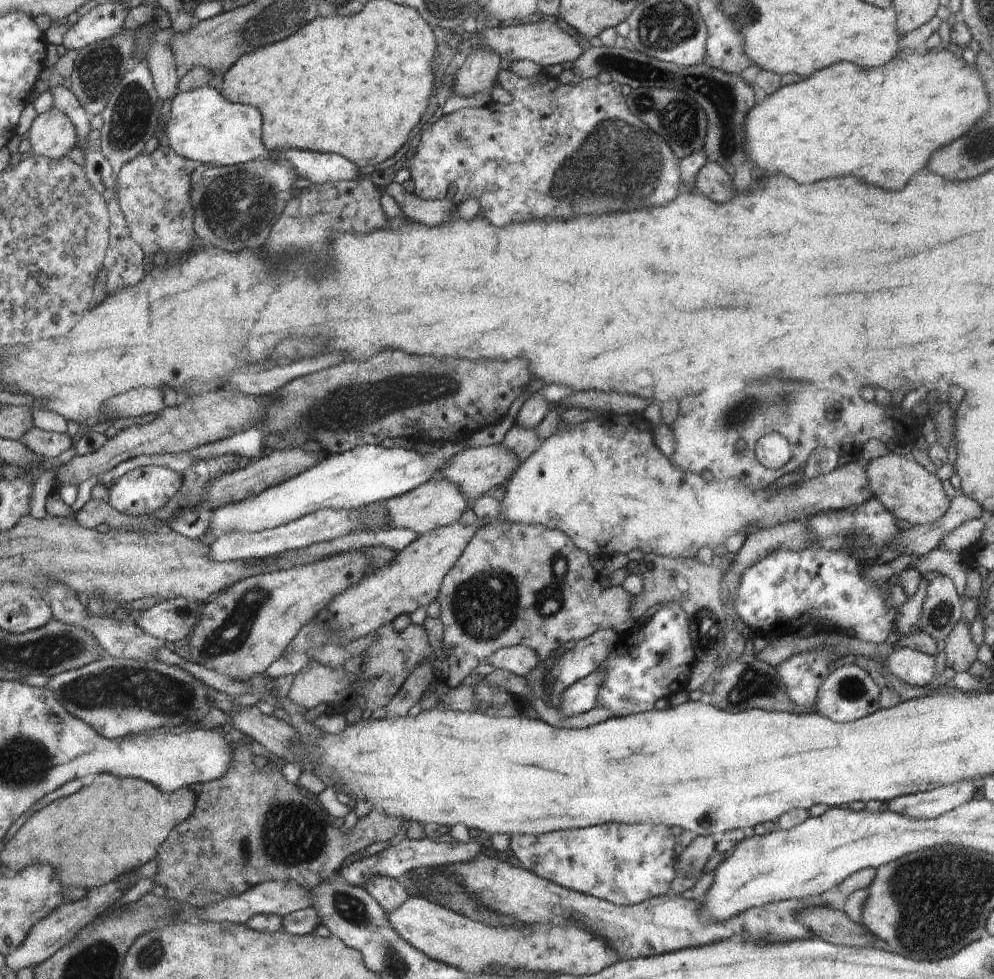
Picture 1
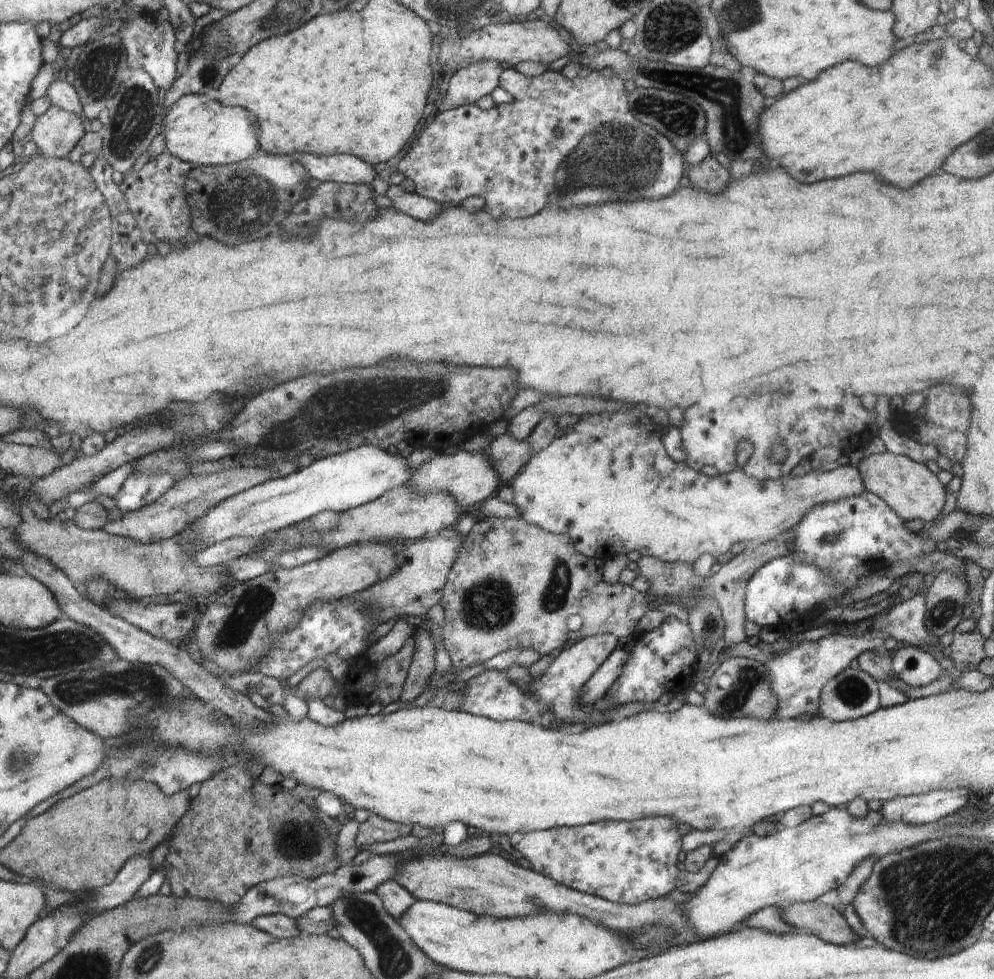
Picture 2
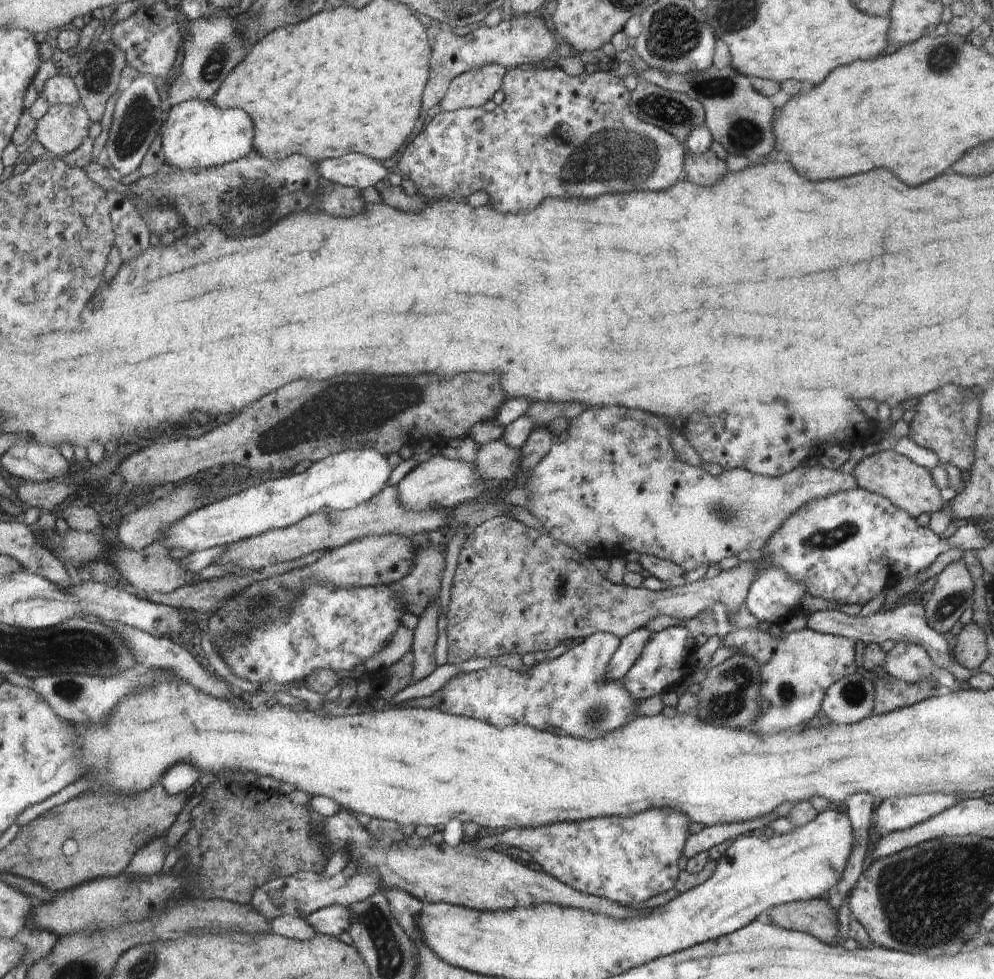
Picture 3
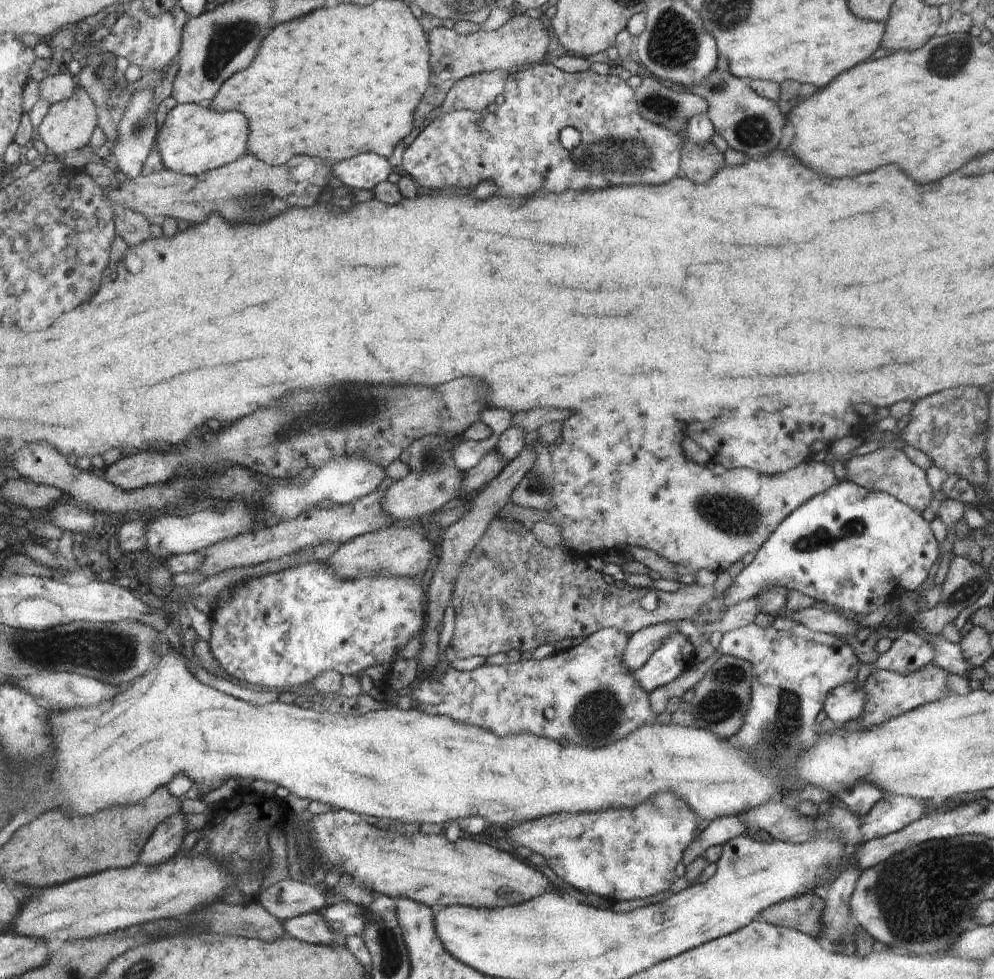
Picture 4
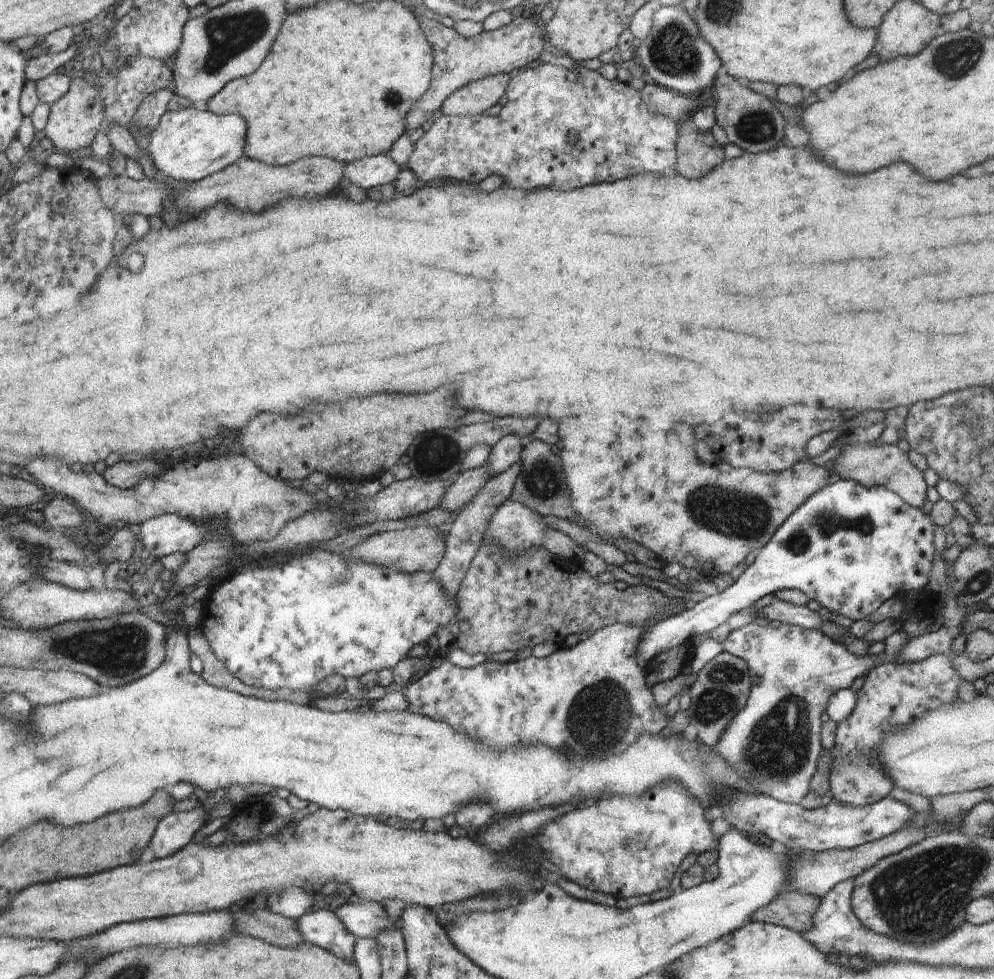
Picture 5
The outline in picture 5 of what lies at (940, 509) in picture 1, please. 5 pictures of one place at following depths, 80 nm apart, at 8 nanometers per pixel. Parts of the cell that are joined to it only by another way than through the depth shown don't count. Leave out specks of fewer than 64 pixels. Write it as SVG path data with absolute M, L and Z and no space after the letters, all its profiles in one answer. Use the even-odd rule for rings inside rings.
M846 444L840 454L830 462L829 468L836 471L840 479L853 480L864 486L885 486L899 494L904 502L917 509L926 502L928 488L926 488L924 476L914 468L914 463L908 460L907 452L902 451L896 444Z

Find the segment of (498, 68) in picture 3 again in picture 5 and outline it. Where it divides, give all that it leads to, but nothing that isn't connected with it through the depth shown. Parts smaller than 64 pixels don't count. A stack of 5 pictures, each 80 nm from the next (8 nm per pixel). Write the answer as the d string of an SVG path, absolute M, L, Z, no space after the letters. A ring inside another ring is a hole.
M508 73L484 77L455 90L444 101L444 115L481 115L506 94L511 82Z

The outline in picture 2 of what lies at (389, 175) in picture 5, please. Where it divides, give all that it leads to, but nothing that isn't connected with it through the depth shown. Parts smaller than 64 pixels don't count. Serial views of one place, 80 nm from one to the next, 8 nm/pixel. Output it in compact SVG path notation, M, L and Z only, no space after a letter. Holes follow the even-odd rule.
M295 154L298 160L307 168L311 178L320 182L370 184L376 178L370 163L351 154L314 156L313 154Z

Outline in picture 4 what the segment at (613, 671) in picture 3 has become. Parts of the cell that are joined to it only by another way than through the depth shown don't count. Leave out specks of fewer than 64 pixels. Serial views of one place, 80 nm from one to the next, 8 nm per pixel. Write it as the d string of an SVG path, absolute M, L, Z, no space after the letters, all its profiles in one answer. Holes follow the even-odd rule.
M666 621L632 633L623 654L623 663L631 670L642 669L656 649L674 633L678 633L678 621Z

